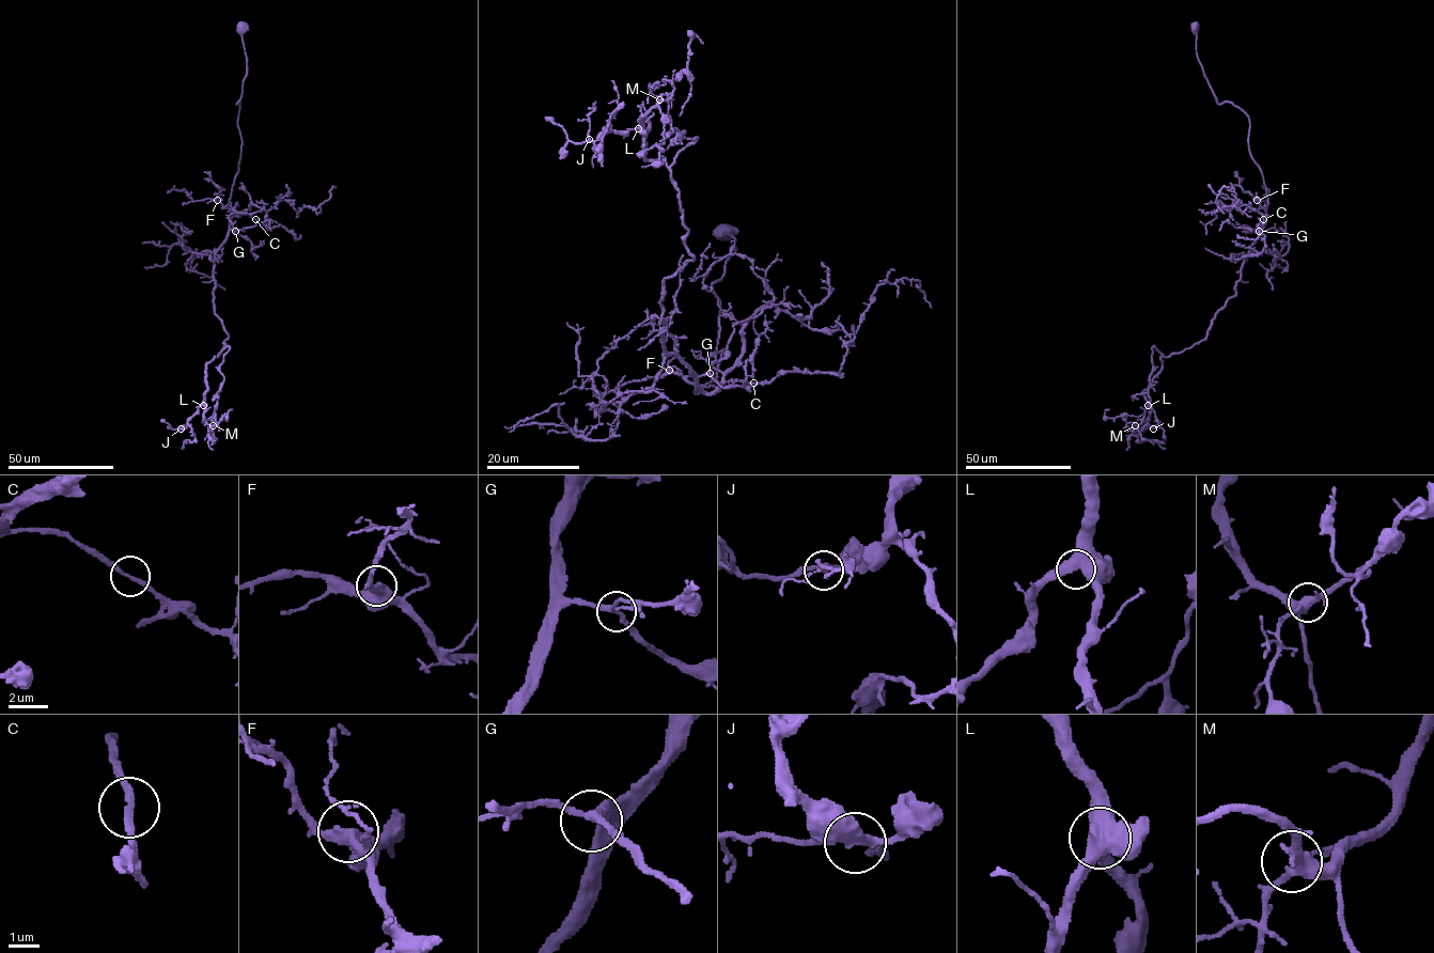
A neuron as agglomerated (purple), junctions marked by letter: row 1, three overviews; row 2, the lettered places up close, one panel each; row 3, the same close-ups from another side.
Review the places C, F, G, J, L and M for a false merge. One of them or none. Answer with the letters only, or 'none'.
none

